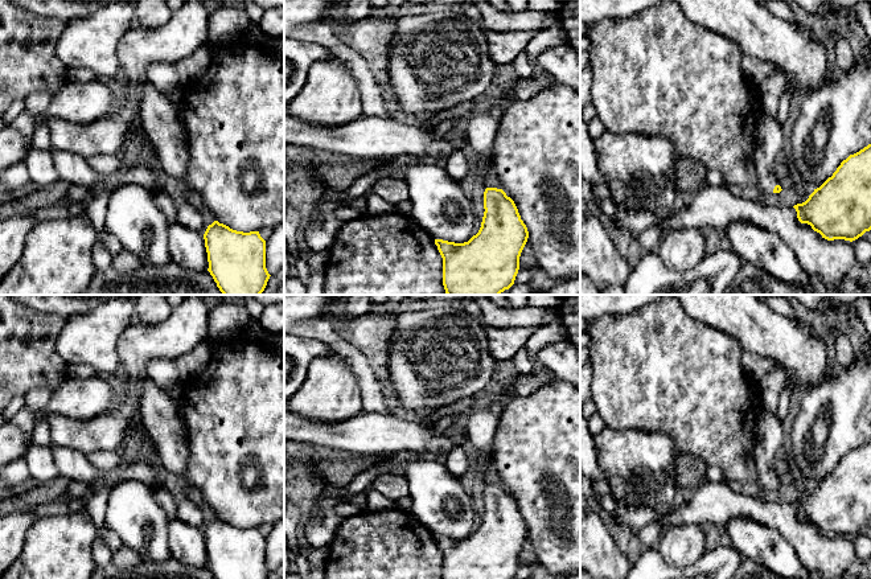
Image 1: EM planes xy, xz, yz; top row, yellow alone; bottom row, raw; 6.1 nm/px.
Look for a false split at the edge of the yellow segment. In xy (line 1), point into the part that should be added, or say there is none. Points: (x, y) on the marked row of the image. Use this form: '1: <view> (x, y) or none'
1: none

